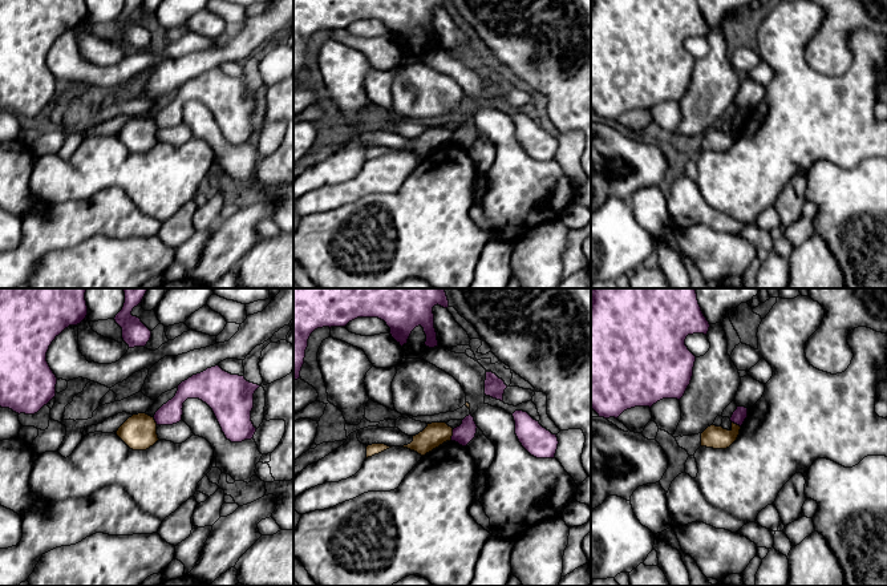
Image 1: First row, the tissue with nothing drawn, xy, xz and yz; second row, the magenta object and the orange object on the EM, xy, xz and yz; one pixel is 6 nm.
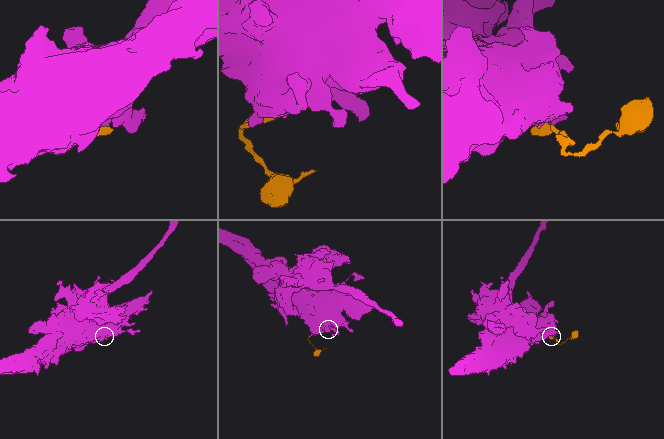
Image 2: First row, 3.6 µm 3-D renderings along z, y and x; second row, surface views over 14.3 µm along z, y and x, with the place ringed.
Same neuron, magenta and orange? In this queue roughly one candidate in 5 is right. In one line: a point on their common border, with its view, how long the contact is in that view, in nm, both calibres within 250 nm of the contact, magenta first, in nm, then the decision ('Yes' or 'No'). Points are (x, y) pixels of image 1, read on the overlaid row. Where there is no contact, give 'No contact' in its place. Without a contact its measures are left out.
Touches magenta at xz (453, 435). Shared border 70 nm. Thickness 120 nm (magenta) against 140 nm. No

